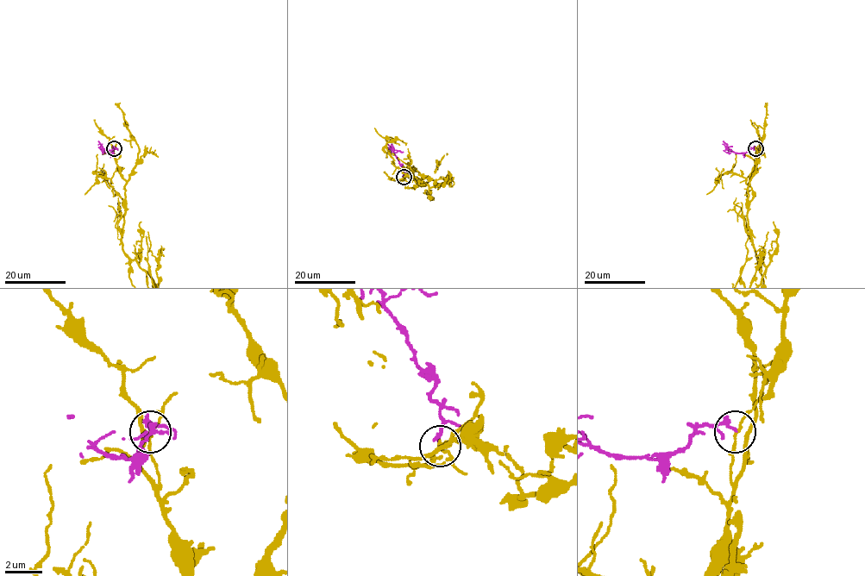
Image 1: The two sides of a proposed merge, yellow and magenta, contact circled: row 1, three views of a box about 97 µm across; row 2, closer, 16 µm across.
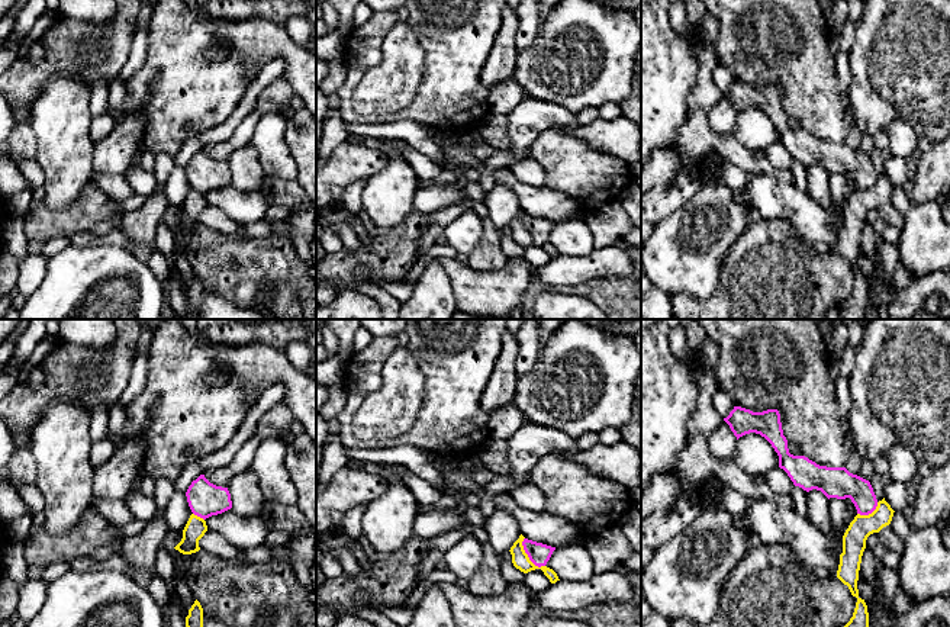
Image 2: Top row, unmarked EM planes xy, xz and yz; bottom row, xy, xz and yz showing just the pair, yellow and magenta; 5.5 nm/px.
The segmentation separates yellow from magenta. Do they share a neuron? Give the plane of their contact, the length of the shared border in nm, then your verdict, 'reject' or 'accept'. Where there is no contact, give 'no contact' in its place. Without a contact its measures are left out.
contact in xz; length 200 nm; reject

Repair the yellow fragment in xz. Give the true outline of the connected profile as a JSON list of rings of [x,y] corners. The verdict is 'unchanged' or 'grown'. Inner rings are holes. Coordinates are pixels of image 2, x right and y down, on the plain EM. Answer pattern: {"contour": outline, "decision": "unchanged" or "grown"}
{"contour": [[[521,209],[519,213],[513,218],[513,221],[509,225],[512,229],[513,241],[524,248],[528,248],[535,244],[541,244],[544,247],[544,250],[550,254],[551,258],[555,258],[557,255],[560,255],[557,248],[553,244],[550,244],[547,241],[538,242],[529,235],[528,229],[524,225],[524,221],[522,221],[524,213],[525,212]]], "decision": "unchanged"}

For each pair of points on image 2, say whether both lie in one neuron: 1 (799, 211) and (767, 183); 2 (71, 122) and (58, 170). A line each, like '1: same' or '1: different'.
1: same
2: same

